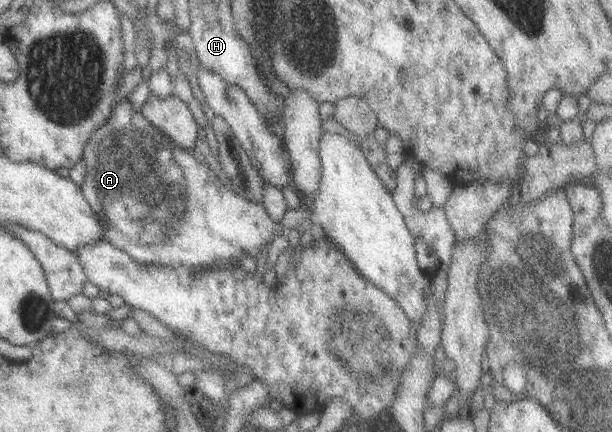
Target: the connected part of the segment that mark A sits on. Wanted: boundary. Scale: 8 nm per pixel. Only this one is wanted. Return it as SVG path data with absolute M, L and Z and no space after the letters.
M127 100L117 103L111 108L111 114L101 126L97 127L91 137L83 147L81 159L85 161L86 173L83 179L83 184L80 184L80 192L88 208L93 212L93 216L99 220L103 231L102 240L108 242L111 246L117 247L117 250L122 250L128 254L135 262L142 265L161 265L169 268L187 267L192 271L207 270L218 268L222 266L235 265L241 256L244 254L253 256L259 253L259 248L264 245L267 246L268 241L275 236L275 228L277 223L267 216L265 209L261 207L260 203L253 203L246 199L240 198L234 194L233 190L228 189L222 185L215 173L209 169L207 164L199 163L189 150L181 150L167 138L163 137L159 131L153 129L147 121L141 116L139 112L135 112Z

